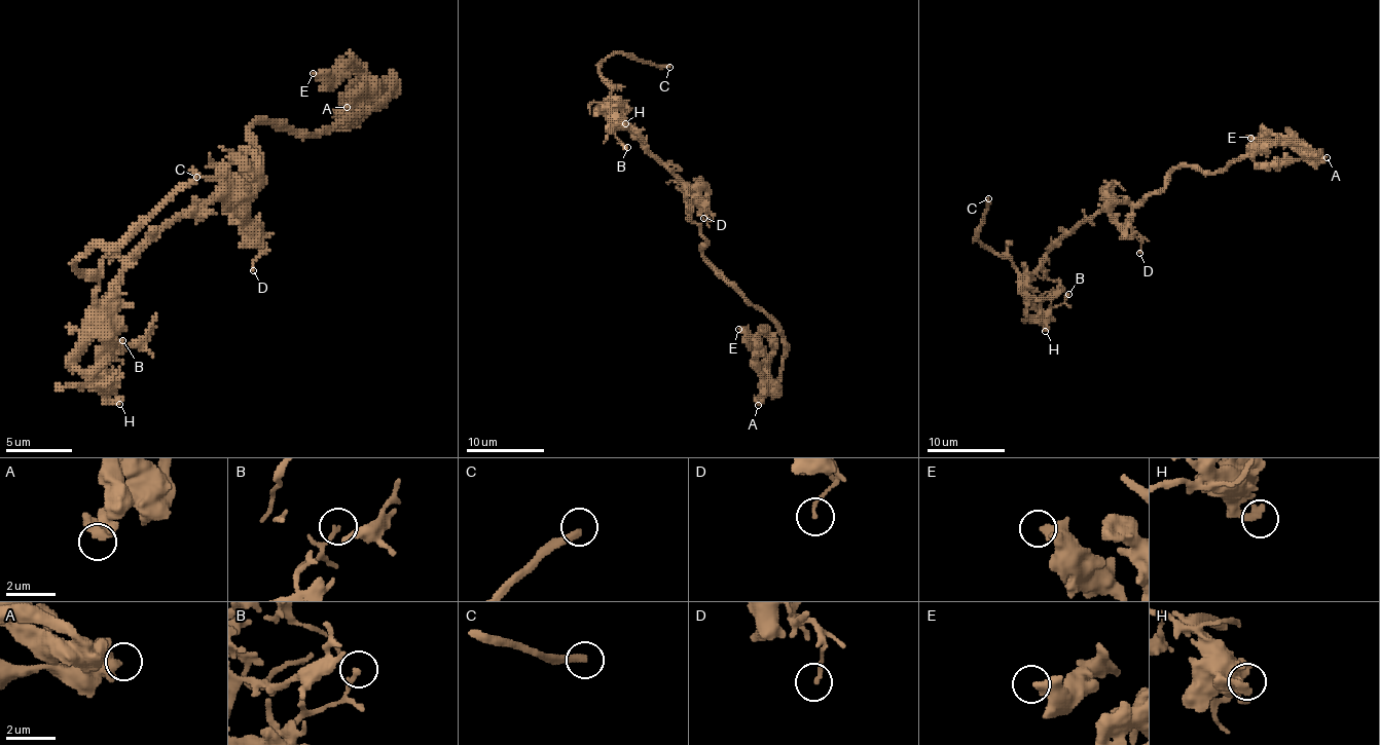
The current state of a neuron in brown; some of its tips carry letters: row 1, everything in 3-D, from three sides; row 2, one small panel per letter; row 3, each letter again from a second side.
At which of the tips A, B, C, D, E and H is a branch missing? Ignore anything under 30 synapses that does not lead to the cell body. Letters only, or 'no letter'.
C

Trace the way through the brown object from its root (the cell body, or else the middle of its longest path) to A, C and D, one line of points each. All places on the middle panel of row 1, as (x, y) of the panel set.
A: (691, 190), (695, 203), (689, 218), (707, 240), (703, 257), (777, 329), (766, 368), (767, 389), (758, 405)
C: (691, 190), (627, 125), (625, 110), (611, 99), (613, 88), (600, 71), (600, 65), (615, 53), (669, 67)
D: (691, 190), (697, 190), (701, 210), (709, 221), (703, 218)

